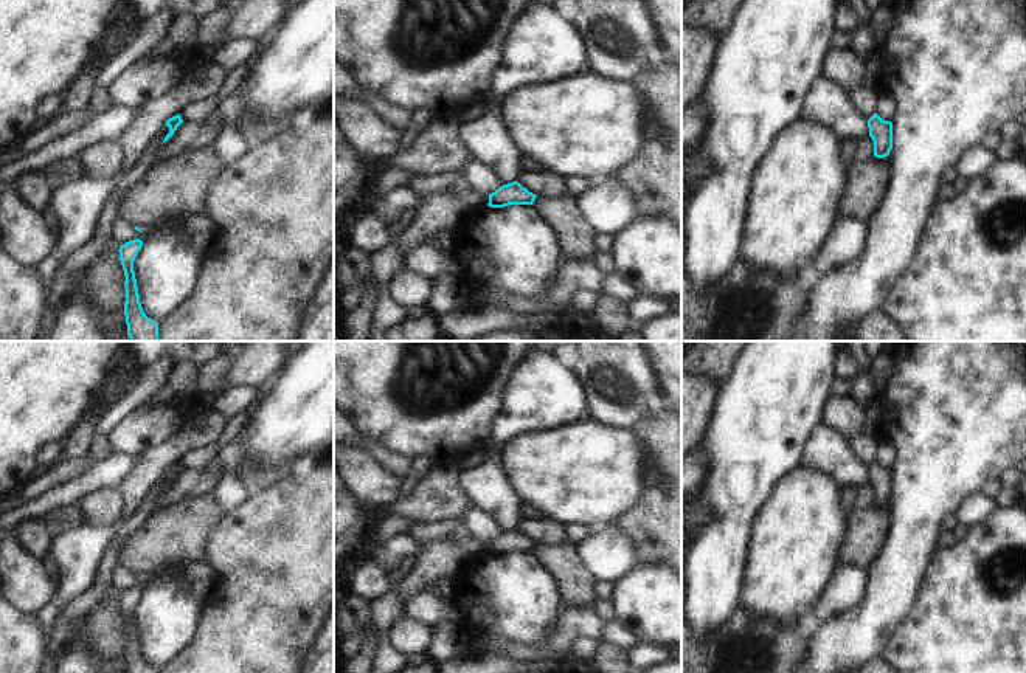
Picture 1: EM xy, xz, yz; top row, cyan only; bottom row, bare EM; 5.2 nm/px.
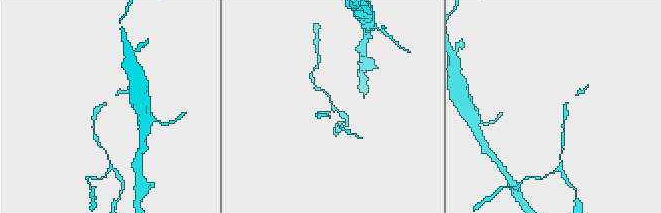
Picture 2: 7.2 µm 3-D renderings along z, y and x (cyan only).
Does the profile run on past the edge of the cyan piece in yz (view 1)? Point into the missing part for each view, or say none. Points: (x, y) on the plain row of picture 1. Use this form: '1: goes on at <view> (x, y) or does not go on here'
1: does not go on here

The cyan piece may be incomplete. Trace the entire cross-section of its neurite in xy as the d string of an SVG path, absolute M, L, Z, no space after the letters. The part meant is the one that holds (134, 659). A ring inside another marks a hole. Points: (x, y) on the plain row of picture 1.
M133 586L120 594L120 608L124 617L124 634L126 634L126 650L124 650L124 662L127 673L158 673L154 667L147 665L143 659L135 619L133 608L137 600L141 597L143 588Z

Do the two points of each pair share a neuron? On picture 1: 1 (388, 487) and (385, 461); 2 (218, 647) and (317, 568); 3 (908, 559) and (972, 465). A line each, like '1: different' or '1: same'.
1: different
2: same
3: same

